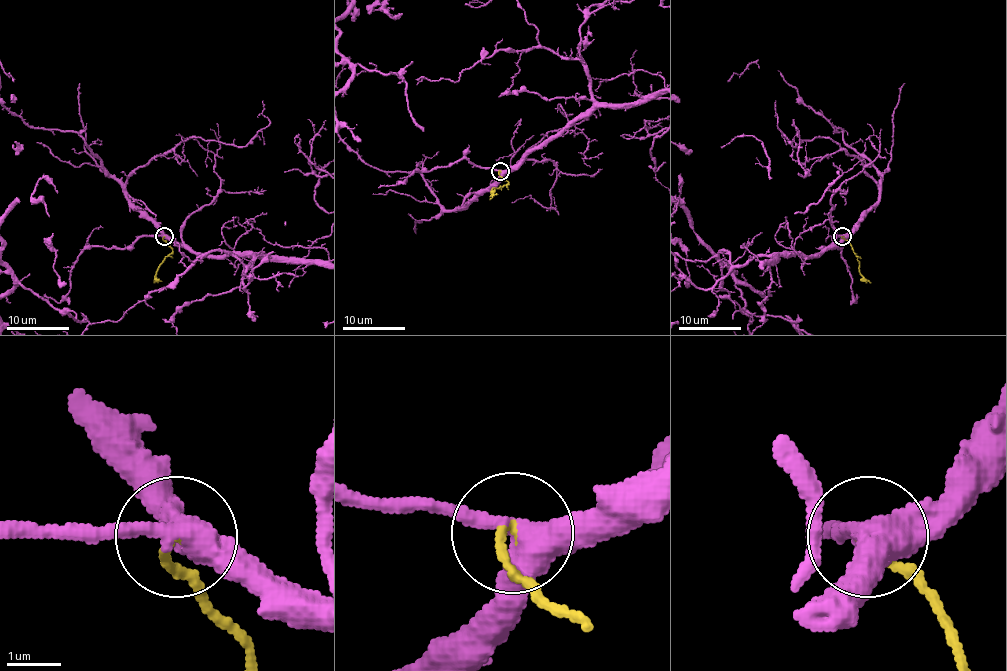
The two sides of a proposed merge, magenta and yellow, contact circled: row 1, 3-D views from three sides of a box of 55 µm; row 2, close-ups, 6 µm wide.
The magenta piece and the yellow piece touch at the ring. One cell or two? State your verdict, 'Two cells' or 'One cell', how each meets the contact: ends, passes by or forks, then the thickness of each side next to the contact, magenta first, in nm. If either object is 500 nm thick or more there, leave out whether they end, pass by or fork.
One cell. At the ring magenta forks. At the ring yellow ends. Thickness 440 nm (magenta) against 140 nm

